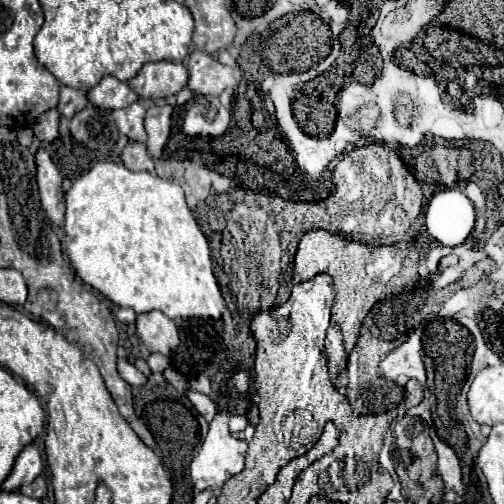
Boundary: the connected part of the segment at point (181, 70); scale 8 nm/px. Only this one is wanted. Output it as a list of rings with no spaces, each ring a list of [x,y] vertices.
[[[156,61],[146,63],[136,77],[128,81],[128,85],[142,99],[158,99],[176,95],[188,81],[188,71],[182,63],[174,61]]]

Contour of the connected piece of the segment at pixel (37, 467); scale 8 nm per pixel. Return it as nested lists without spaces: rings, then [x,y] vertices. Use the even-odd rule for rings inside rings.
[[[30,443],[16,457],[14,469],[2,483],[2,489],[18,489],[20,485],[32,483],[40,473],[42,473],[42,453],[34,443]]]

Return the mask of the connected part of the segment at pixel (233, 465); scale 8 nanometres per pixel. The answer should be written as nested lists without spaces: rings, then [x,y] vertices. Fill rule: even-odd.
[[[218,413],[214,421],[209,424],[209,429],[198,455],[190,463],[190,477],[192,483],[204,491],[204,489],[216,489],[222,487],[232,475],[240,473],[244,469],[244,453],[246,453],[246,443],[234,439],[228,431],[228,413]]]

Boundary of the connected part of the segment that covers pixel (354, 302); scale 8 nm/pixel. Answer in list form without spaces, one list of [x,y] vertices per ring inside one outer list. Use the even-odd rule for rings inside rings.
[[[422,207],[420,215],[416,217],[416,221],[412,223],[412,227],[408,231],[406,241],[402,241],[398,245],[368,247],[364,243],[354,243],[350,239],[344,239],[340,235],[332,235],[332,233],[322,231],[322,229],[308,231],[298,243],[298,251],[296,251],[296,259],[294,259],[293,284],[308,281],[318,273],[328,273],[334,279],[336,299],[334,299],[328,335],[326,335],[326,357],[328,357],[330,379],[338,377],[336,385],[339,392],[345,397],[348,383],[350,383],[348,356],[350,357],[349,353],[352,353],[352,349],[358,341],[360,325],[362,325],[364,317],[368,315],[368,311],[372,309],[374,303],[378,303],[380,299],[386,299],[394,293],[392,291],[392,279],[394,277],[442,277],[440,271],[438,271],[440,261],[452,249],[440,245],[428,233],[424,217],[426,215],[424,215],[424,207]],[[416,261],[420,261],[422,267]],[[410,263],[412,263],[412,267],[410,267]],[[336,325],[340,329],[336,329]]]

